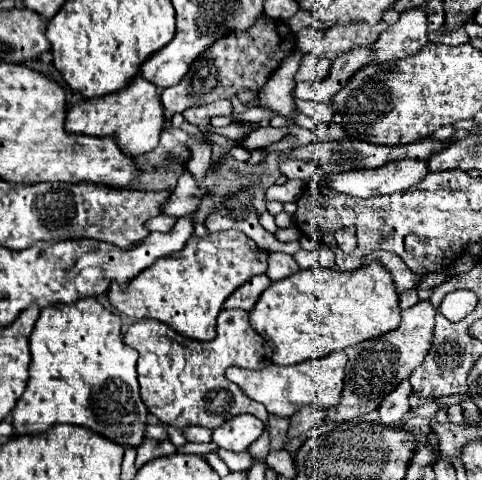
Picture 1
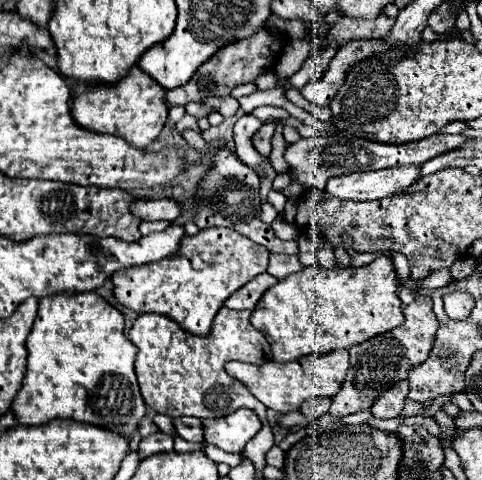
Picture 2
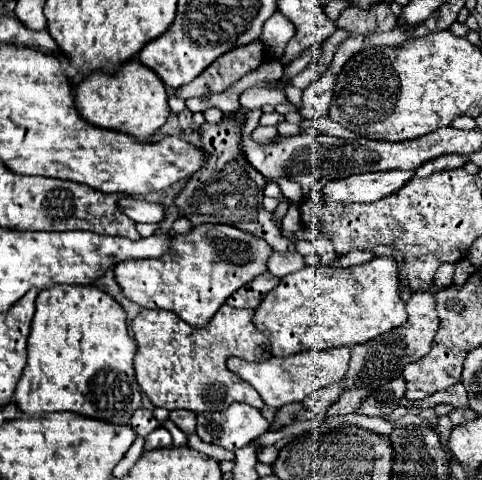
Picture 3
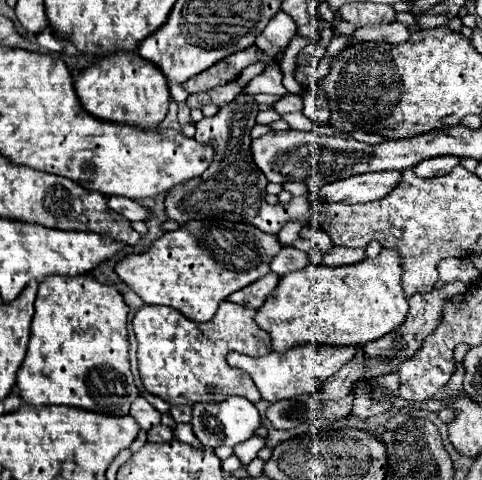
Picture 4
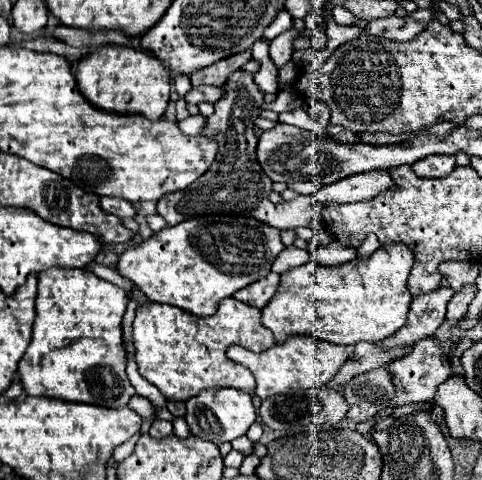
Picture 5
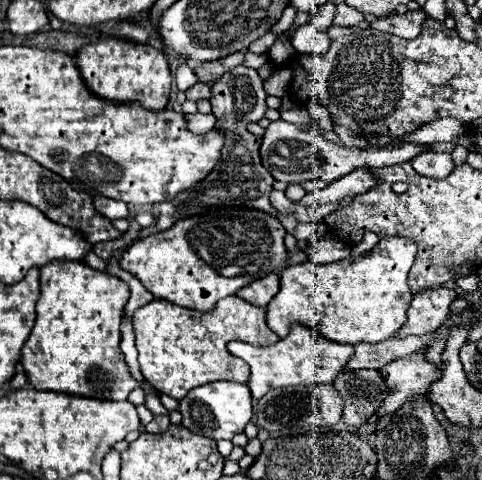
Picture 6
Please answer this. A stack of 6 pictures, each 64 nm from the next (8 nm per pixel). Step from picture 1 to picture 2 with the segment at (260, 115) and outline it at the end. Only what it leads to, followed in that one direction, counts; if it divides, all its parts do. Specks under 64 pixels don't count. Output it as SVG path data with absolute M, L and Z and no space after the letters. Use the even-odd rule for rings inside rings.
M261 106L254 109L251 114L263 123L268 119L287 119L290 117L286 110L275 106Z

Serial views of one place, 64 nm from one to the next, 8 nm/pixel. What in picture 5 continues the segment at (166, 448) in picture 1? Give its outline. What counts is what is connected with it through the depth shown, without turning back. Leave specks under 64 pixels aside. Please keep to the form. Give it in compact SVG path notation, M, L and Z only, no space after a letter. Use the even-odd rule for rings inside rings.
M156 418L156 420L152 422L152 426L150 426L150 436L152 436L152 438L164 438L164 436L168 436L170 432L172 432L172 422L168 422L168 420Z

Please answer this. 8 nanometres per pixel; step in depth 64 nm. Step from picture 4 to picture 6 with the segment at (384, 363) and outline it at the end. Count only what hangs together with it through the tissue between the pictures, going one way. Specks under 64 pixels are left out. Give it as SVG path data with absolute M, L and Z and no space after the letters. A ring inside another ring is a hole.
M448 286L420 290L418 294L414 294L408 308L408 320L396 336L422 334L422 332L436 330L448 318L450 306L456 298L458 294Z

